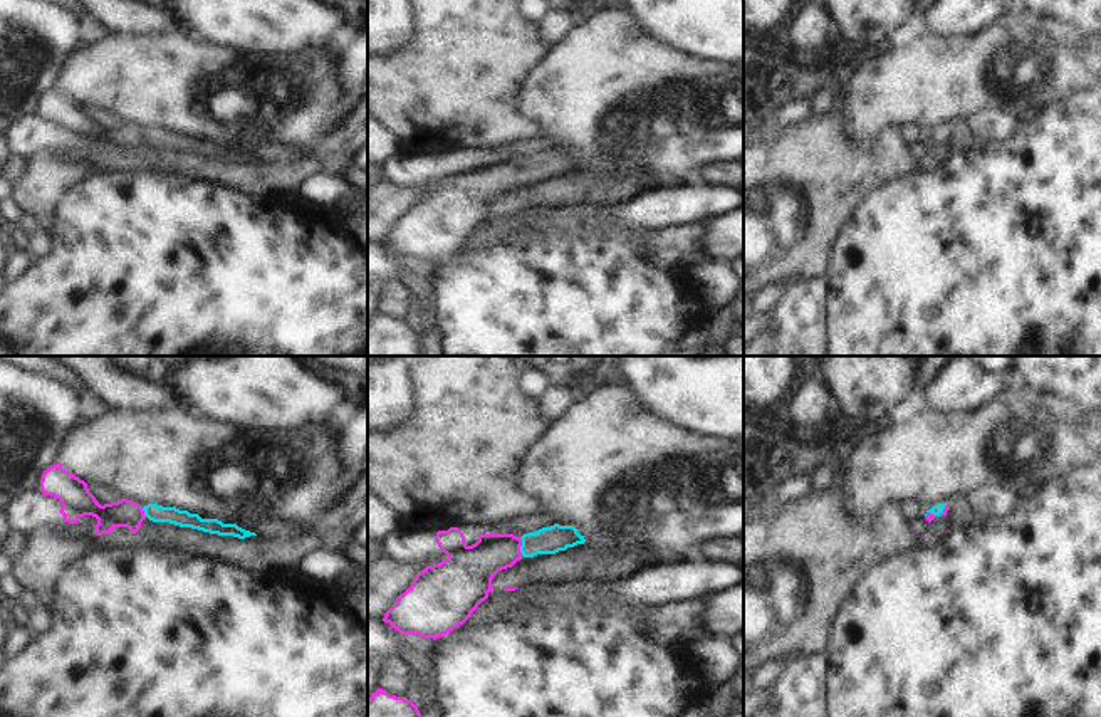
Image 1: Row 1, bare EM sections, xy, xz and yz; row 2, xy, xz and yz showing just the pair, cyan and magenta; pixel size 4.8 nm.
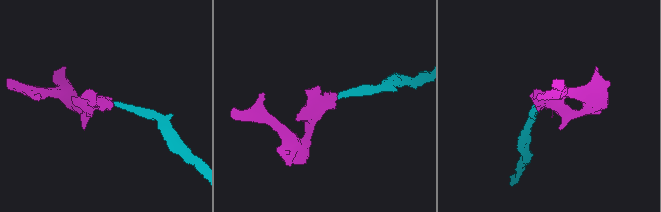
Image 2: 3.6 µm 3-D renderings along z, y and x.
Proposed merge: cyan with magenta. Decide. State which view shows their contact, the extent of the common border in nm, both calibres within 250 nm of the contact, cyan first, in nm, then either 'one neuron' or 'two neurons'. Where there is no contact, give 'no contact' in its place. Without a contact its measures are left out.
xz | 90 nm | 130/220 nm | one neuron

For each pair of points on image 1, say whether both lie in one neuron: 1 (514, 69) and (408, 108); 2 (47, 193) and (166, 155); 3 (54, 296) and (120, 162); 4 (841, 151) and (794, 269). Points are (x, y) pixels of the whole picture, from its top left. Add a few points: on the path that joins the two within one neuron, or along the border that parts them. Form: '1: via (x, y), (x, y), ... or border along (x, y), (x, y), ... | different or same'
1: via (487, 69), (472, 69), (453, 88), (435, 94) | same
2: border along (94, 158), (93, 170) | different
3: border along (155, 170), (94, 172) | different
4: via (809, 175), (794, 190), (794, 237) | same

